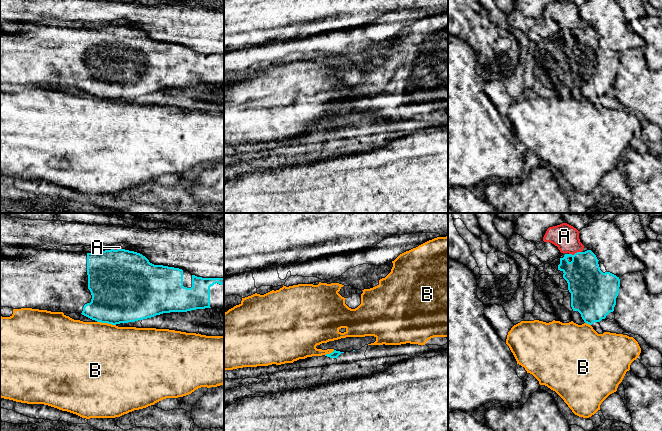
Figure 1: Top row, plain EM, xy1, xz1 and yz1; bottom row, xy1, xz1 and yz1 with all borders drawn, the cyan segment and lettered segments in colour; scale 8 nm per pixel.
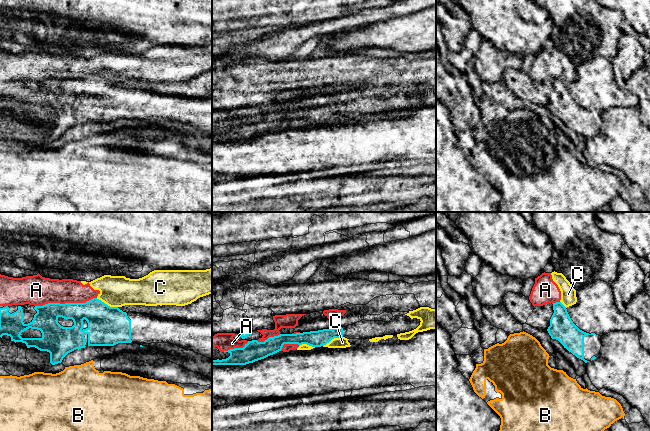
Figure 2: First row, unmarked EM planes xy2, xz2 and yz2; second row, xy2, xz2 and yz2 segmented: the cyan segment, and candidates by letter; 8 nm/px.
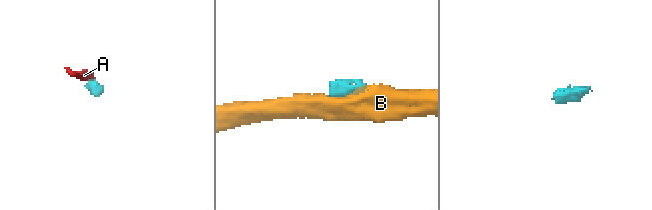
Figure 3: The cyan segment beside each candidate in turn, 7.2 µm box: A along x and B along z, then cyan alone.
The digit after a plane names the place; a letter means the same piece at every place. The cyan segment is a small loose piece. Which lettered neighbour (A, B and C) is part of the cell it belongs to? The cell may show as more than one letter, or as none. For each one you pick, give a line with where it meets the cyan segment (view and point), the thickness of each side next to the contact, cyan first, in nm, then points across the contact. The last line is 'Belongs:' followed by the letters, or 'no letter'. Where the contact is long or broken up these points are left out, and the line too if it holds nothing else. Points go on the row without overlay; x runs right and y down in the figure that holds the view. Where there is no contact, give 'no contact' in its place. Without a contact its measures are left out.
Belongs: no letter

